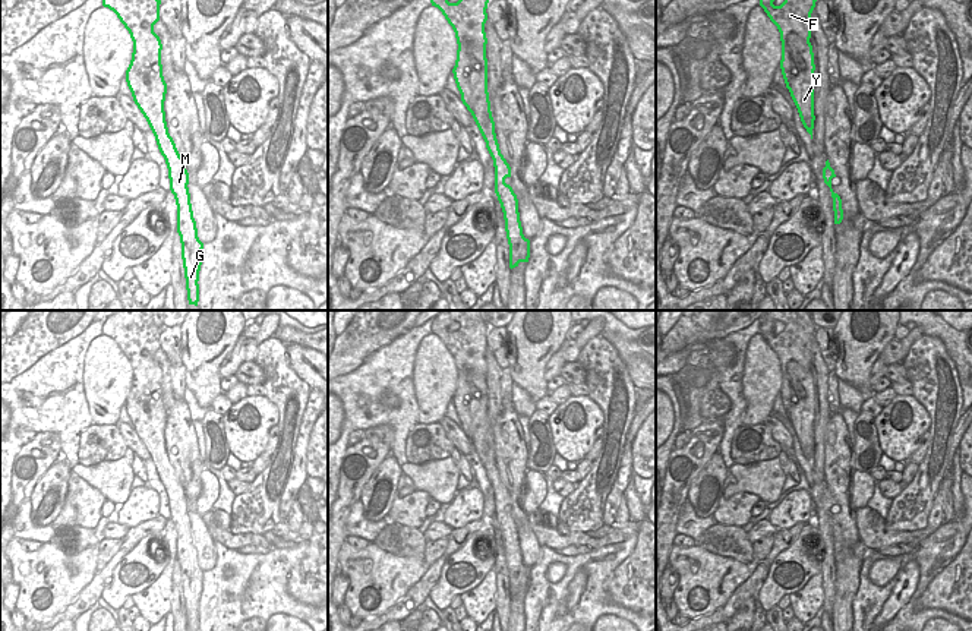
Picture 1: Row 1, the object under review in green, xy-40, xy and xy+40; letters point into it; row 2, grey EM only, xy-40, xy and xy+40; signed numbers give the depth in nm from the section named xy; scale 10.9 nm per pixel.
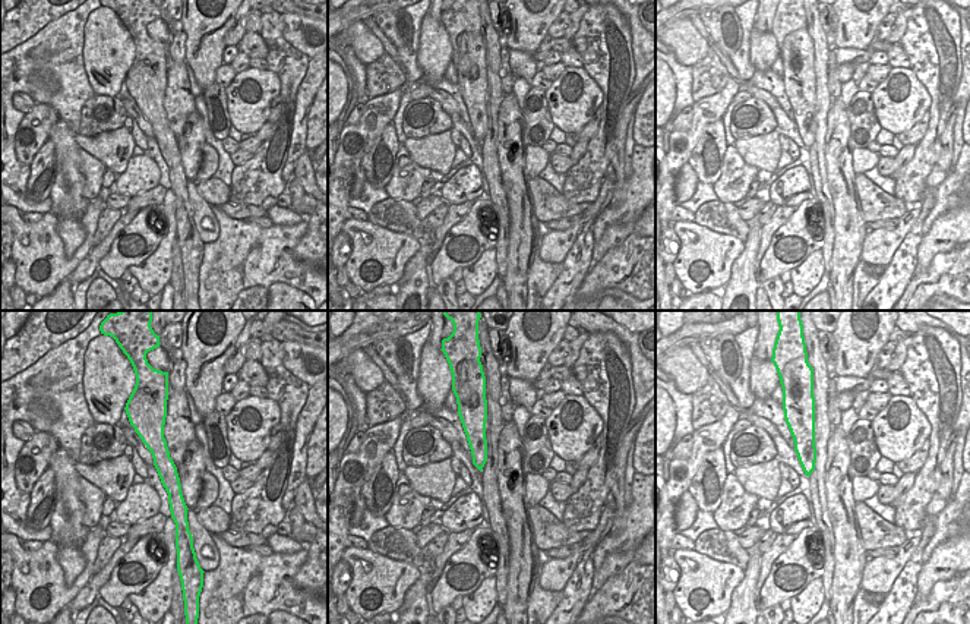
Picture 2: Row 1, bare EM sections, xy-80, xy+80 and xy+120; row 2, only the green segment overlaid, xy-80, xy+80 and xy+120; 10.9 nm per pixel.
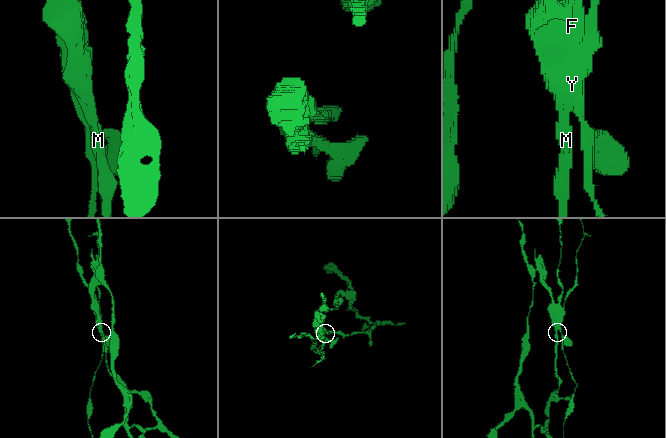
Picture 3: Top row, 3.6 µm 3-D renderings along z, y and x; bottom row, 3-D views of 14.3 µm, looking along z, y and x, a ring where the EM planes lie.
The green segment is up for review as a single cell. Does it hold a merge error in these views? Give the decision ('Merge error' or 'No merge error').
Merge error.

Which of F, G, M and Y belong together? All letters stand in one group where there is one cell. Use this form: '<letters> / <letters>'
F G M / Y

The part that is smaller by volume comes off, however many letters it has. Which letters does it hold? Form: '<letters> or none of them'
Y

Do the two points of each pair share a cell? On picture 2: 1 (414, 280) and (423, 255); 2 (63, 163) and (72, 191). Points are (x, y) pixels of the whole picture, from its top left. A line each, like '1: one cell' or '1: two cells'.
1: one cell
2: one cell

